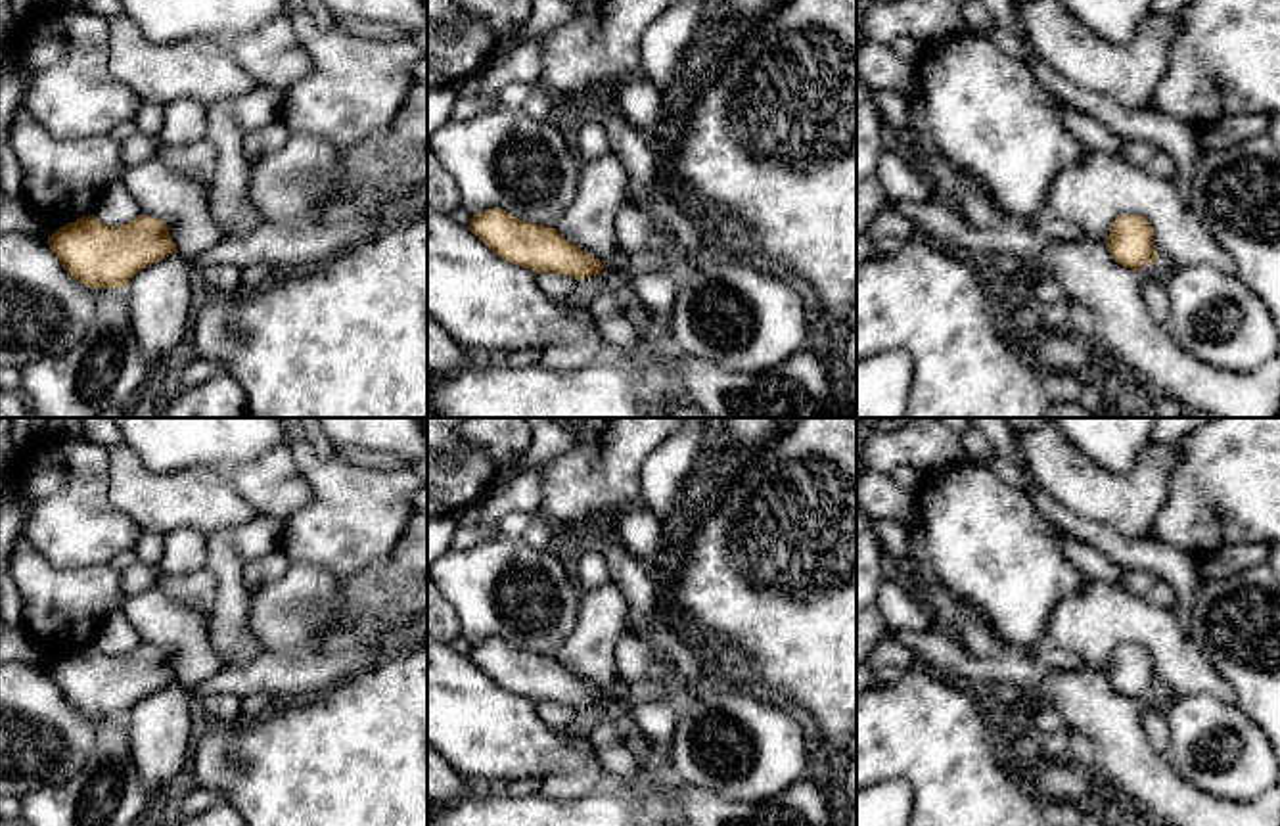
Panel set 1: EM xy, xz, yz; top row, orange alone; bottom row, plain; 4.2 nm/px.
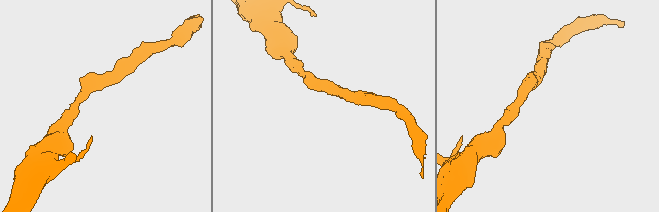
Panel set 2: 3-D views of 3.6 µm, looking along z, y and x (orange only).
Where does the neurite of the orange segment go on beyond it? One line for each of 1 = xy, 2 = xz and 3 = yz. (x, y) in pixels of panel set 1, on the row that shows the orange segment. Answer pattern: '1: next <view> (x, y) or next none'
1: next none
2: next none
3: next none

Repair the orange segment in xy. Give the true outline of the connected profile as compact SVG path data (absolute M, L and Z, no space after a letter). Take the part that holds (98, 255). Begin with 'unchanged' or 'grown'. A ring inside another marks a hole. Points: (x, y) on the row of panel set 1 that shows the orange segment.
unchanged; M144 213L121 226L109 226L94 215L80 217L56 230L48 238L48 245L75 280L82 286L103 289L126 287L142 268L178 253L167 222Z

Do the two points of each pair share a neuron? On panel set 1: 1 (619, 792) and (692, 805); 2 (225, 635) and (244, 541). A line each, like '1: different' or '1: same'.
1: different
2: different

